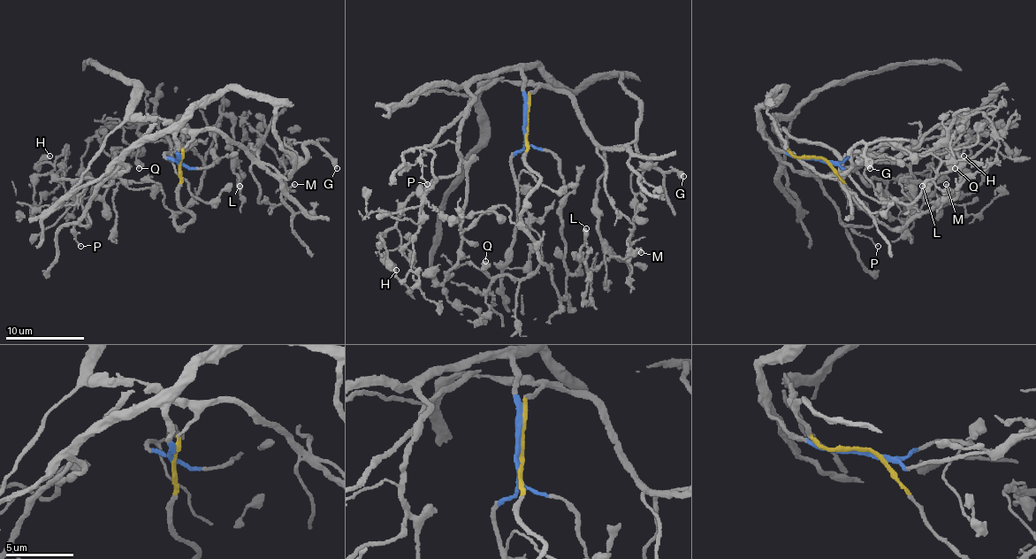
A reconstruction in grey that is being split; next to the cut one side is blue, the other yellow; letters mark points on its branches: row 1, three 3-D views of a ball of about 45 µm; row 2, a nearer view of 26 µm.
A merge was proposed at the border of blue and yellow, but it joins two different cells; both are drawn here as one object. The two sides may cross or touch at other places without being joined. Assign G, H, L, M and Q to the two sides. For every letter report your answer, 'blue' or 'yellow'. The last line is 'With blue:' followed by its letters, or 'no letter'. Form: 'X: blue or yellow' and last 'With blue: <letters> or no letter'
G: blue
H: blue
L: blue
M: yellow
Q: yellow
With blue: G, H, L

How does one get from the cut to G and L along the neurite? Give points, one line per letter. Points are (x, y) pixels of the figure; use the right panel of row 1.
G: (819, 159), (762, 135), (758, 110), (780, 88), (766, 106), (794, 155), (842, 174), (858, 143), (870, 169)
L: (819, 159), (842, 167), (900, 159), (939, 126), (966, 116), (966, 129), (950, 145), (950, 167), (921, 187)

